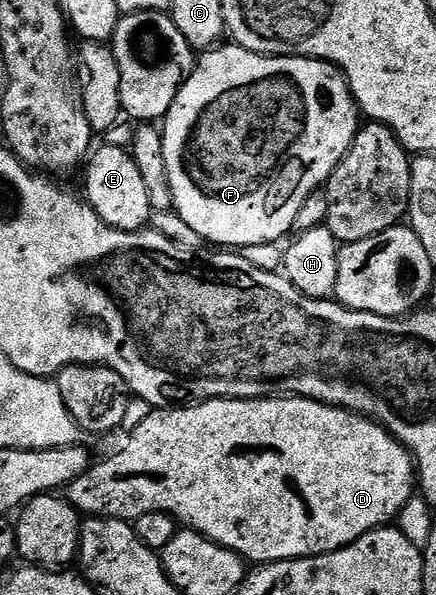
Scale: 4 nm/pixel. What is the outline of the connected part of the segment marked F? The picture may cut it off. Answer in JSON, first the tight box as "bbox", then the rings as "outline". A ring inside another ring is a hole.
{"bbox":[162,46,362,250],"outline":[[[217,46],[205,51],[201,55],[204,57],[195,61],[162,121],[164,162],[168,189],[172,195],[172,208],[181,220],[186,222],[186,226],[190,226],[191,230],[200,235],[201,241],[209,245],[241,250],[259,244],[276,244],[282,241],[280,239],[284,235],[292,232],[292,223],[302,202],[306,202],[312,192],[319,192],[327,185],[332,171],[350,150],[357,132],[362,127],[362,113],[356,107],[356,100],[348,89],[348,81],[344,79],[343,72],[333,64],[327,64],[325,60],[312,60],[308,56],[260,56],[239,46],[224,47]]]}

